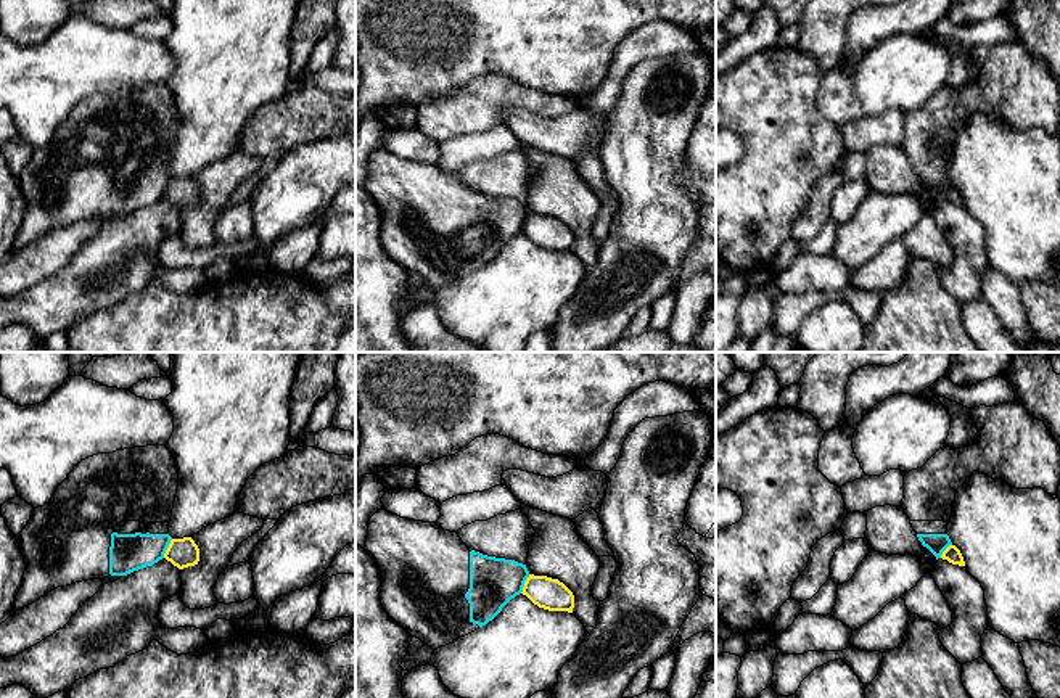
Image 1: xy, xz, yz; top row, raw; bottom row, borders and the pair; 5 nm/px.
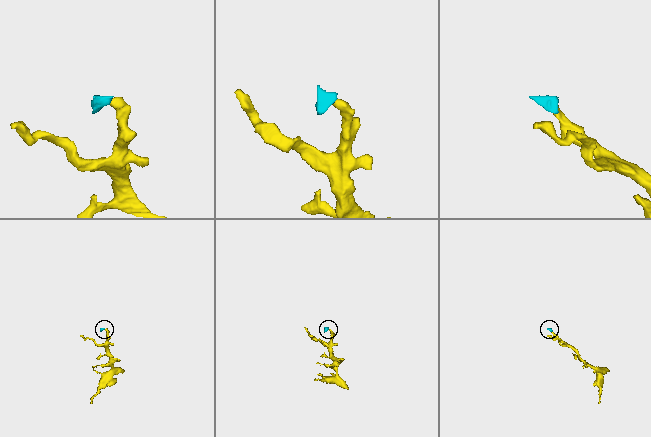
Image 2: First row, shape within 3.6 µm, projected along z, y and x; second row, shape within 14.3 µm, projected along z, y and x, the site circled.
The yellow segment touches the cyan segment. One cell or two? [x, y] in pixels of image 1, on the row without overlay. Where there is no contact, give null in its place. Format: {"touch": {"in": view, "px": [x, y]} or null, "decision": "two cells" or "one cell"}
{"touch": {"in": "xy", "px": [168, 188]}, "decision": "two cells"}

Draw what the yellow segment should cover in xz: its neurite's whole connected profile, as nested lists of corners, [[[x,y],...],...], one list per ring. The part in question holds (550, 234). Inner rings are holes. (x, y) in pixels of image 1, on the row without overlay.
[[[534,216],[524,222],[523,235],[526,235],[534,244],[548,251],[568,251],[573,253],[574,235],[558,219],[547,216]]]

